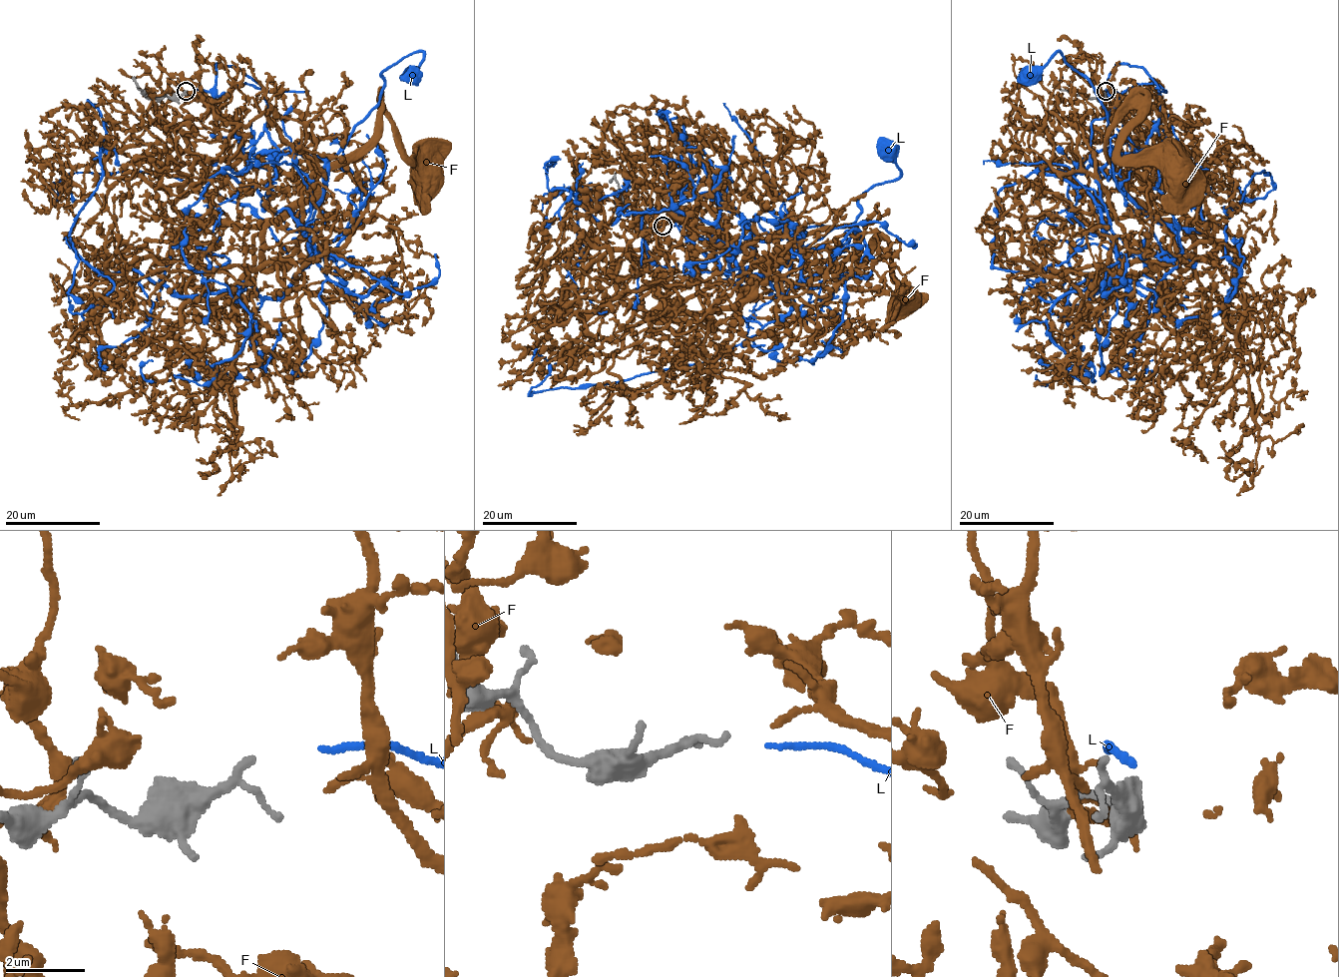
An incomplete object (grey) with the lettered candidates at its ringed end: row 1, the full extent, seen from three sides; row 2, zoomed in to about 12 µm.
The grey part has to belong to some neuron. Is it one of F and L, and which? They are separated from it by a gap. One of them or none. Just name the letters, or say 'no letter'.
L

